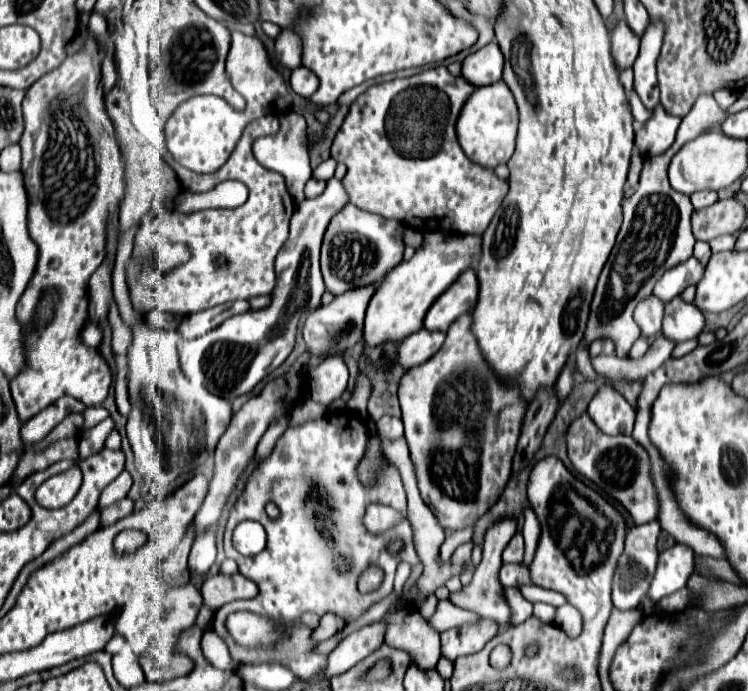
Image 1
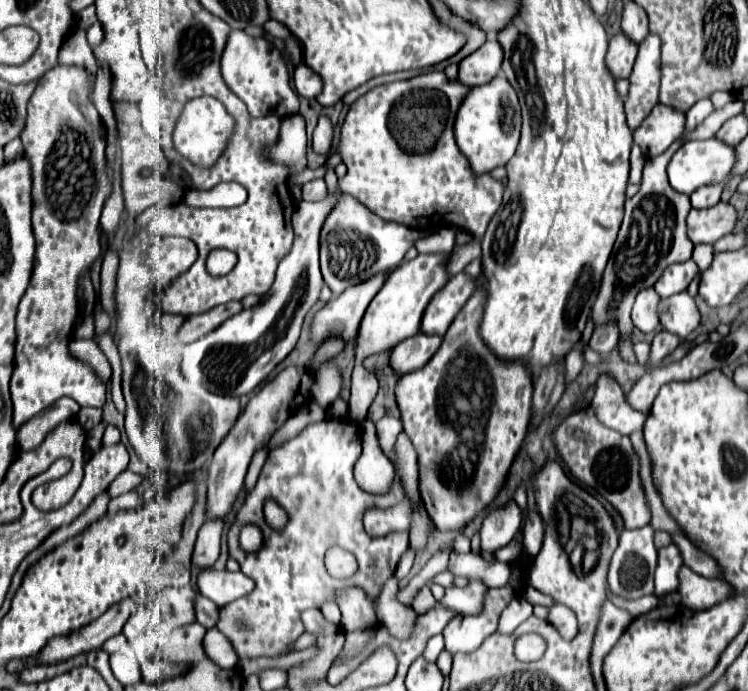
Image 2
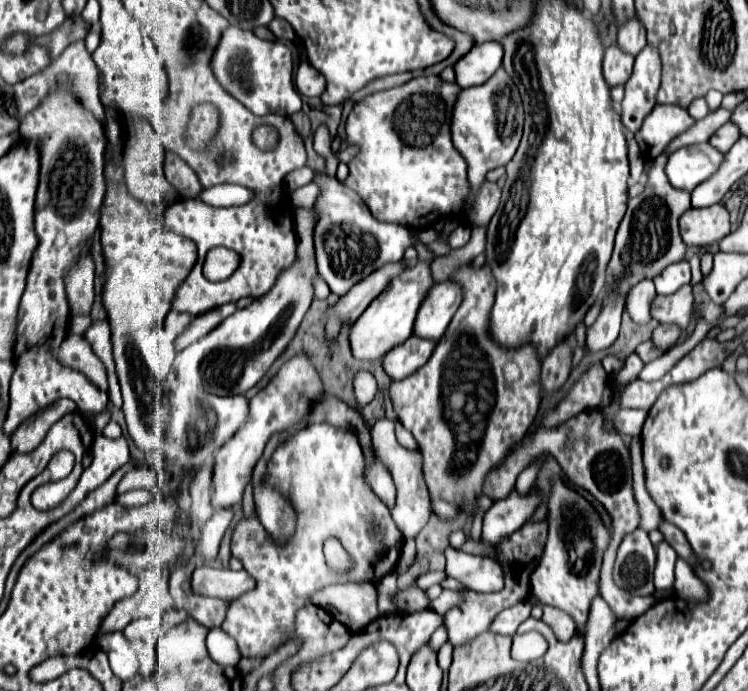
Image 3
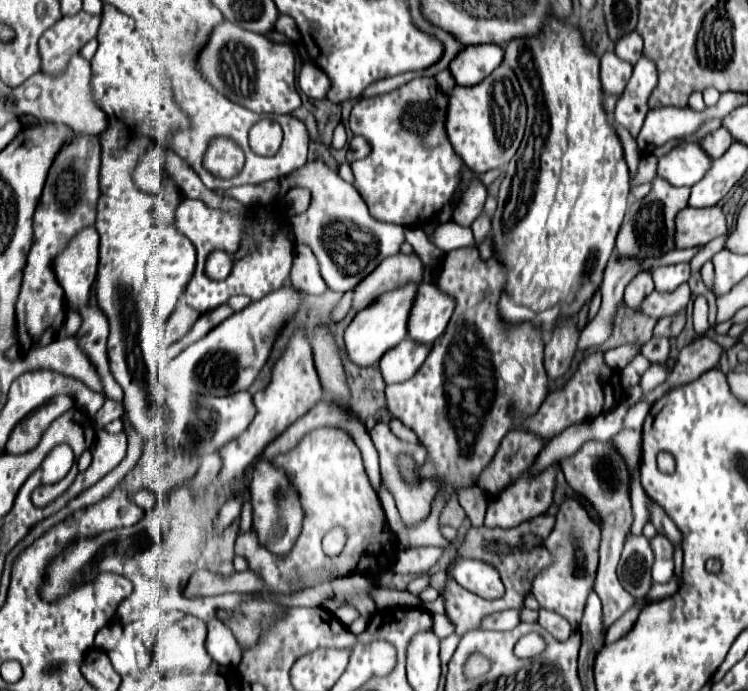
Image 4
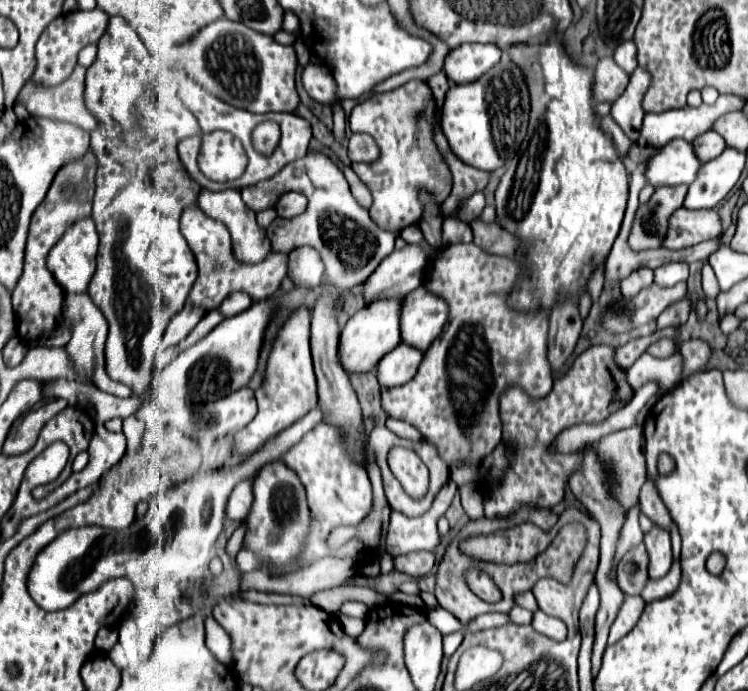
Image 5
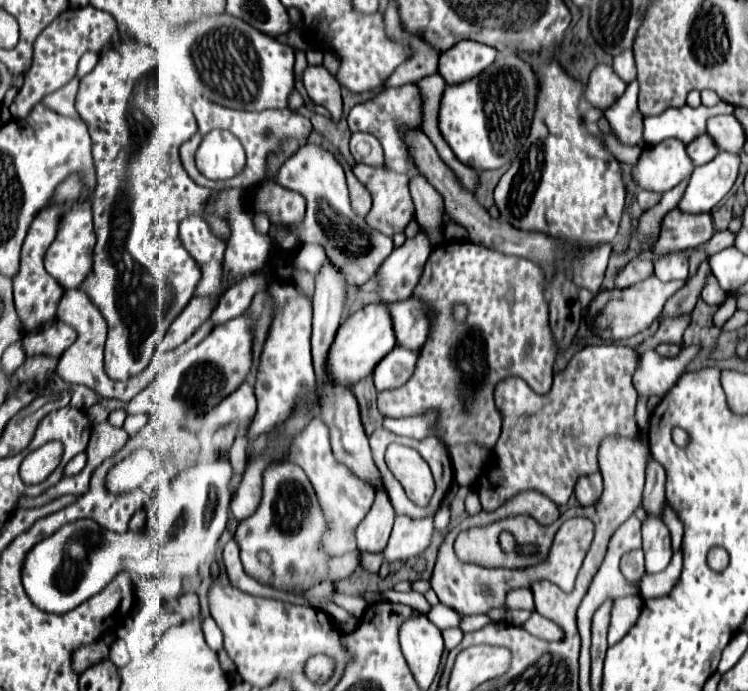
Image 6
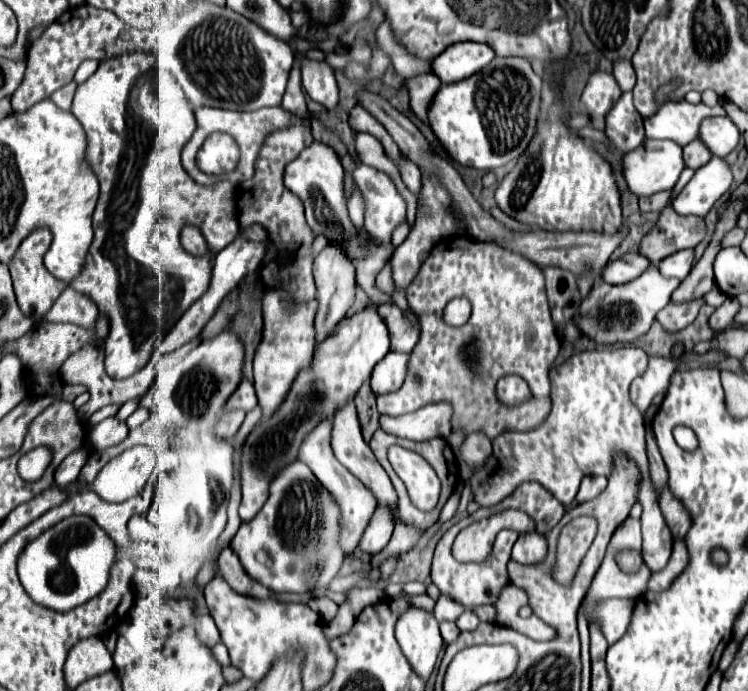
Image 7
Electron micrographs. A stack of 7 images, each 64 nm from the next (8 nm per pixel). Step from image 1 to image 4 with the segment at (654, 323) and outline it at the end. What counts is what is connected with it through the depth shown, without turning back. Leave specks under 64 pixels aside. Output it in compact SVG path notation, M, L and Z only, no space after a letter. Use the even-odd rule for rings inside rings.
M638 272L632 282L626 286L624 290L624 302L630 308L640 308L640 300L654 290L654 282L652 282L652 274L650 272Z

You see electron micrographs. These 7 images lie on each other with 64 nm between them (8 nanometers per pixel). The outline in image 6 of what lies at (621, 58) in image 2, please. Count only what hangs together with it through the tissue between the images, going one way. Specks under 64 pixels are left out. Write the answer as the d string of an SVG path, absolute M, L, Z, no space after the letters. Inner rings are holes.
M598 64L590 74L590 80L584 90L584 98L594 108L606 110L612 106L612 102L616 102L618 94L624 94L624 90L626 84L612 72L612 66Z

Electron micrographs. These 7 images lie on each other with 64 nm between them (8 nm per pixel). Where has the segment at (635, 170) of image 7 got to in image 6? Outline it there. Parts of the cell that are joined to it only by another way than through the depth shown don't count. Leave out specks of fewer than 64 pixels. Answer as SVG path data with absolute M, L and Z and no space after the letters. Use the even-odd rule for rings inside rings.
M664 140L662 144L644 146L632 180L640 190L666 192L692 174L694 166L688 160L686 146L680 140Z

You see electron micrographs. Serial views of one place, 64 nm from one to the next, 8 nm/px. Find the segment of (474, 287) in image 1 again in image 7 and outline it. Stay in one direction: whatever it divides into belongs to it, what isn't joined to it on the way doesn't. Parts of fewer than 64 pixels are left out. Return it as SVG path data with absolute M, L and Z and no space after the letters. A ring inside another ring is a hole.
M378 306L378 314L384 318L390 332L390 350L410 354L420 338L420 322L416 314L402 312L398 306Z

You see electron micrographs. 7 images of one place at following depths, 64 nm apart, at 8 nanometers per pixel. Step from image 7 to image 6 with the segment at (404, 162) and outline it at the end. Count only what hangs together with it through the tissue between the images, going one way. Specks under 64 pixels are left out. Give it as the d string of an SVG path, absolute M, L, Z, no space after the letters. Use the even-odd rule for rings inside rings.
M424 176L410 178L410 194L416 206L416 220L422 230L428 232L432 244L442 242L442 220L444 220L444 202L442 196L428 184Z

